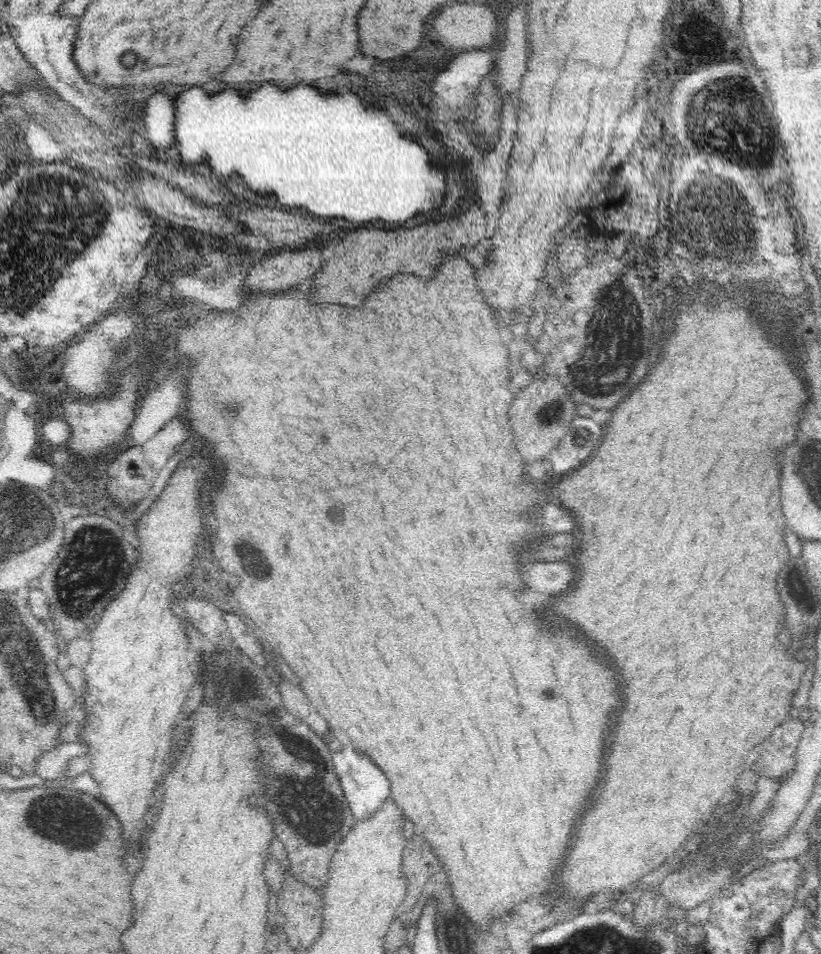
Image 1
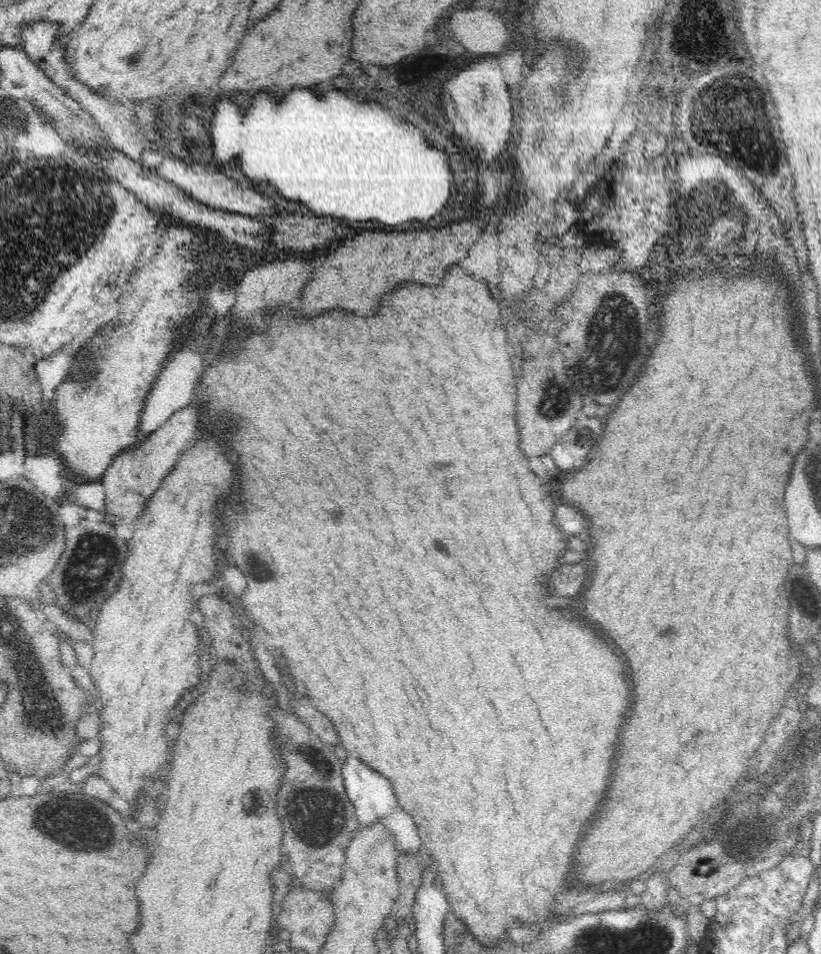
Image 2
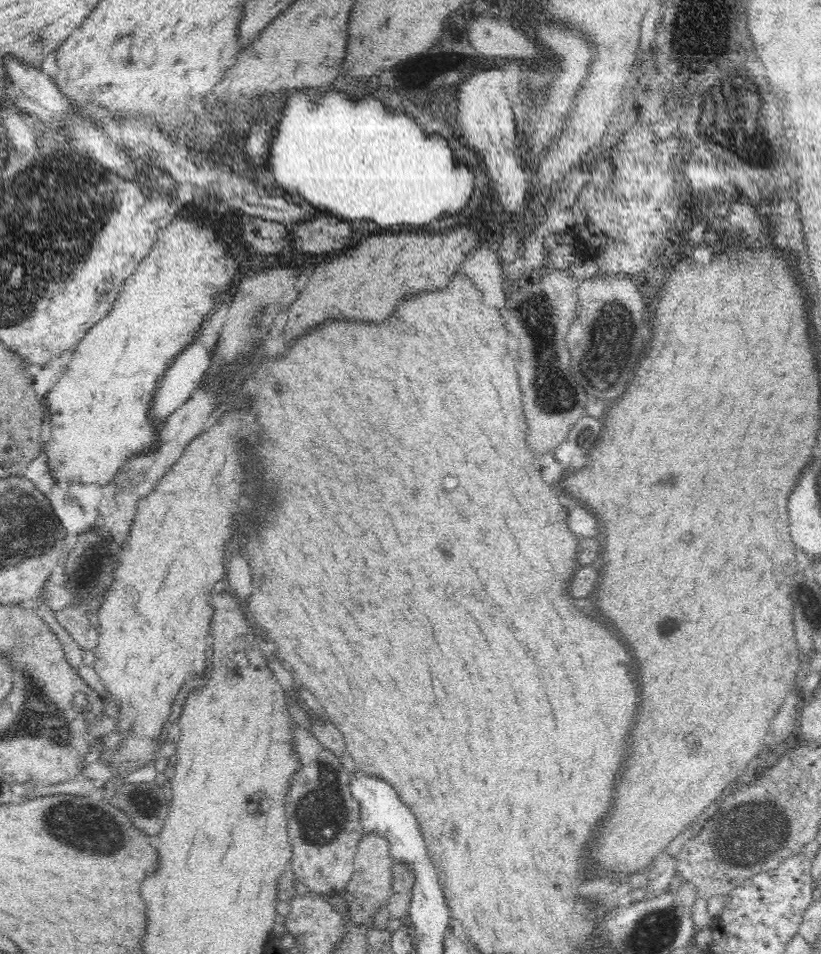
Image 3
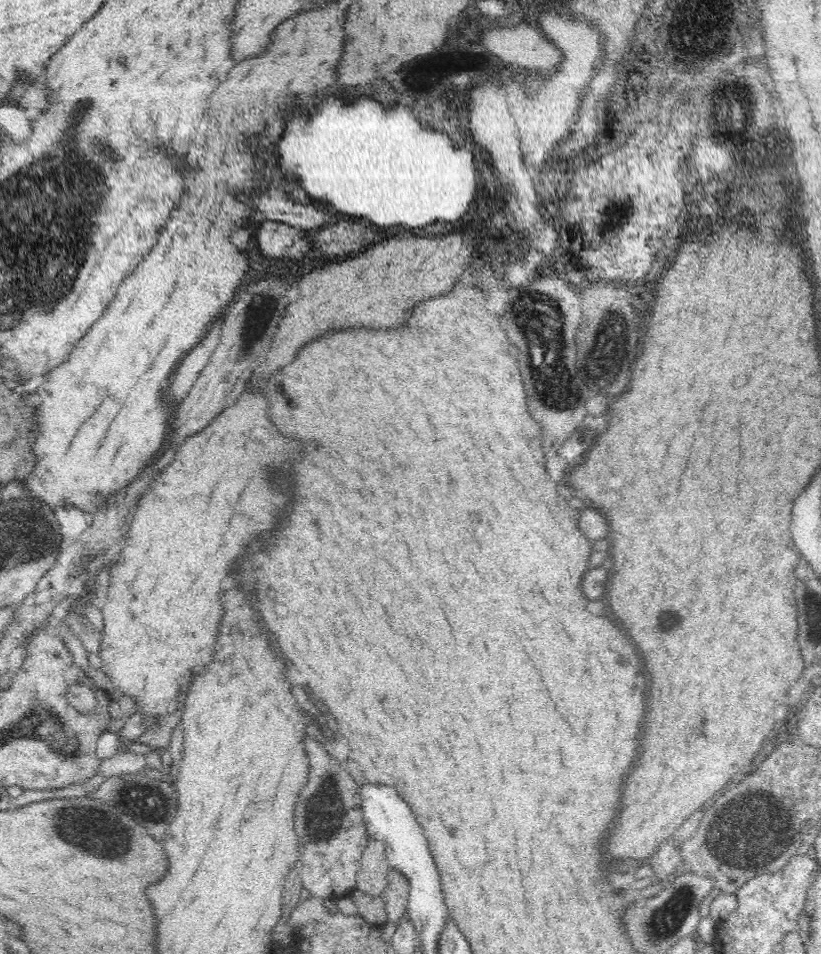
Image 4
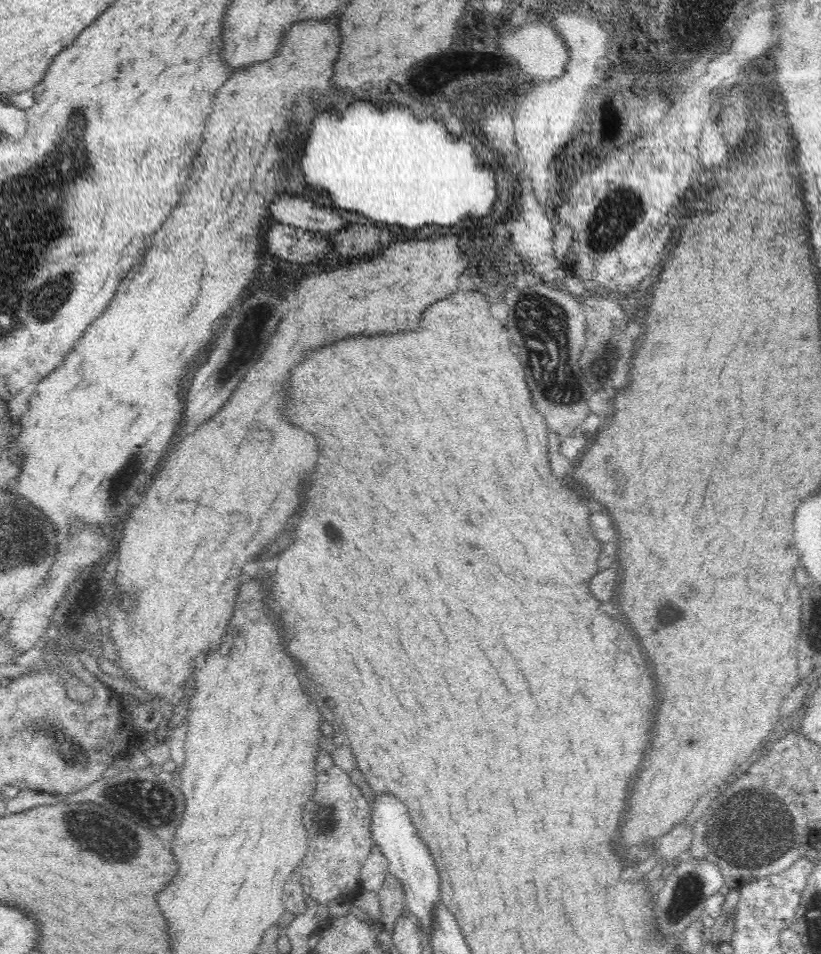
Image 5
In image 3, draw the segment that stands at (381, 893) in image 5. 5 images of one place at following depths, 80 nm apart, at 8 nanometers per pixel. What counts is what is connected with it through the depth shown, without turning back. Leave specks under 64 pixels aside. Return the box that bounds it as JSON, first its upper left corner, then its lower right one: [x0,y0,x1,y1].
[387,862,414,921]

